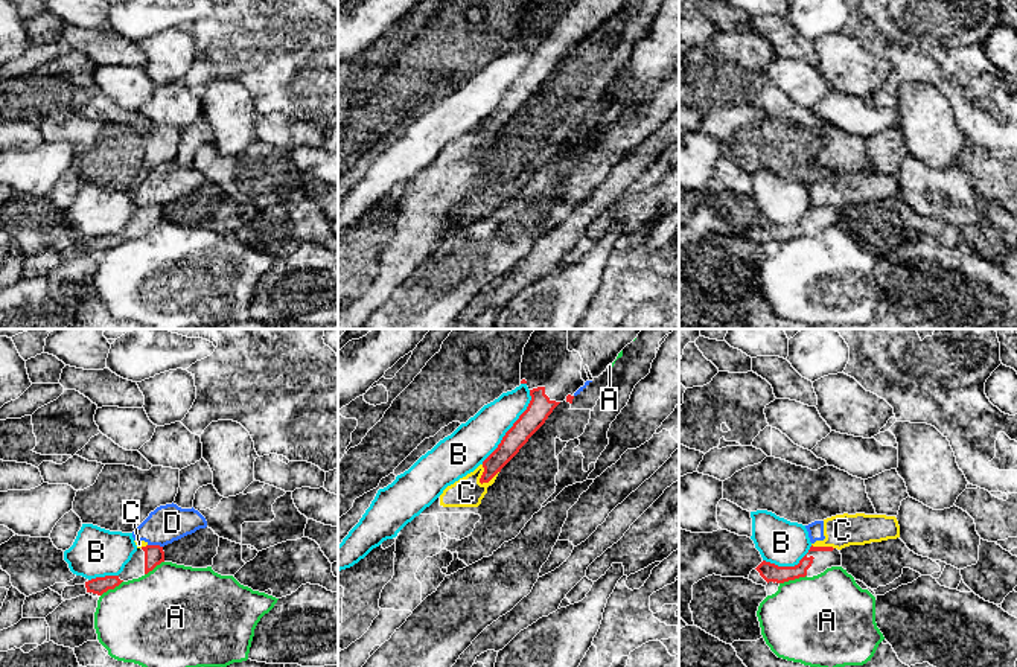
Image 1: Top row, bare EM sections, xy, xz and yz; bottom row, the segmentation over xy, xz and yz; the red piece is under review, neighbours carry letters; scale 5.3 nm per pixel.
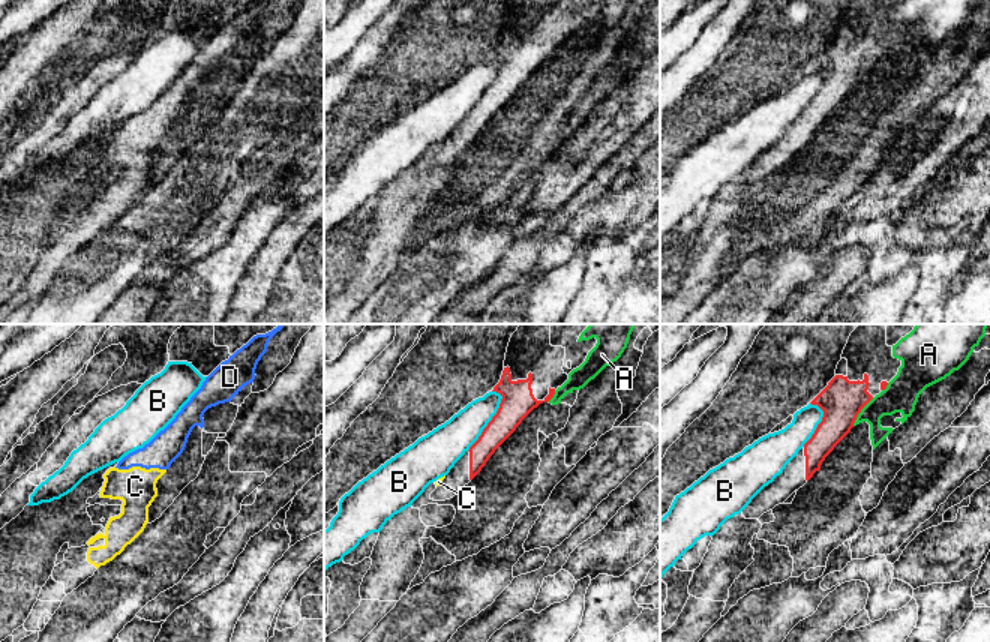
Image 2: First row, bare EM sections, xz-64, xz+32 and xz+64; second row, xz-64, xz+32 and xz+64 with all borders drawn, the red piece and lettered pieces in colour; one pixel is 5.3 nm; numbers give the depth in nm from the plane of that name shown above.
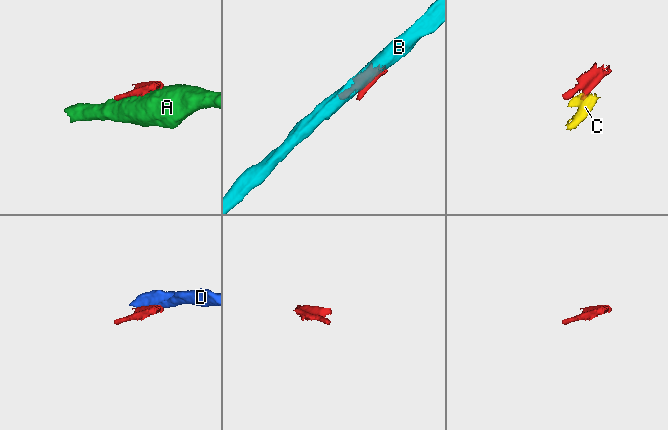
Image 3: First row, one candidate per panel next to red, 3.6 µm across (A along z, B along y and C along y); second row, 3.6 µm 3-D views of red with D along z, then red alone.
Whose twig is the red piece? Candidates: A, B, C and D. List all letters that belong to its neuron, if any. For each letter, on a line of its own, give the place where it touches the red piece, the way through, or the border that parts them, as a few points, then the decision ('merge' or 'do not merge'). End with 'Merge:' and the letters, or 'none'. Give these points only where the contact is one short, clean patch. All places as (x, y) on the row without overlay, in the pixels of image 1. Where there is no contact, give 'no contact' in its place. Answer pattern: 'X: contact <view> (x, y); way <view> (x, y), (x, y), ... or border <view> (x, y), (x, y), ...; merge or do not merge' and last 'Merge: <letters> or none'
A: contact yz (792, 238); do not merge
B: contact xz (512, 86); do not merge
C: contact xz (487, 140); do not merge
D: contact xy (156, 204); do not merge
Merge: none

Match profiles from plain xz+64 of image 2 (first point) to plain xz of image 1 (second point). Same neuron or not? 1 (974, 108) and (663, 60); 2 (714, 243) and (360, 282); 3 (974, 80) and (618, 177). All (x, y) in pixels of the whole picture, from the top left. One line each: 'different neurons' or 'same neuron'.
1: different neurons
2: different neurons
3: different neurons

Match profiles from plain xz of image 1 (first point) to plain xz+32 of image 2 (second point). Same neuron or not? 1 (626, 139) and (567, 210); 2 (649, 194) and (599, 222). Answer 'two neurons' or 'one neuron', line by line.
1: two neurons
2: one neuron

